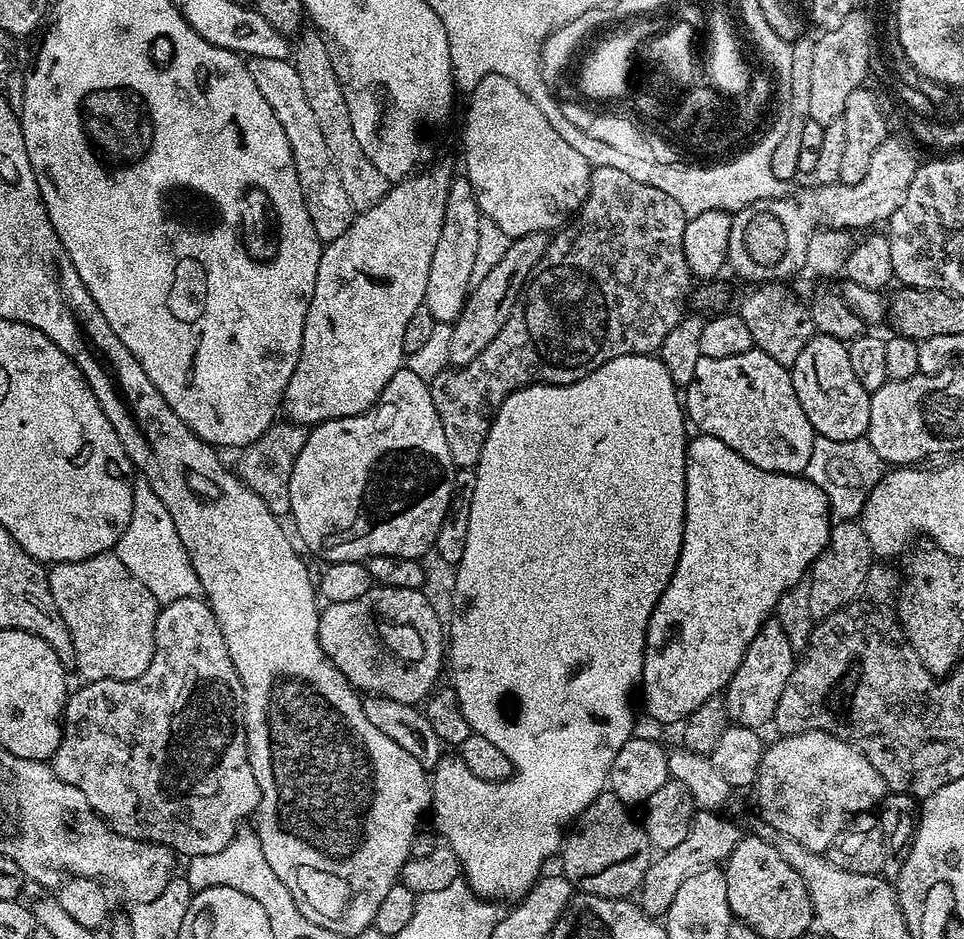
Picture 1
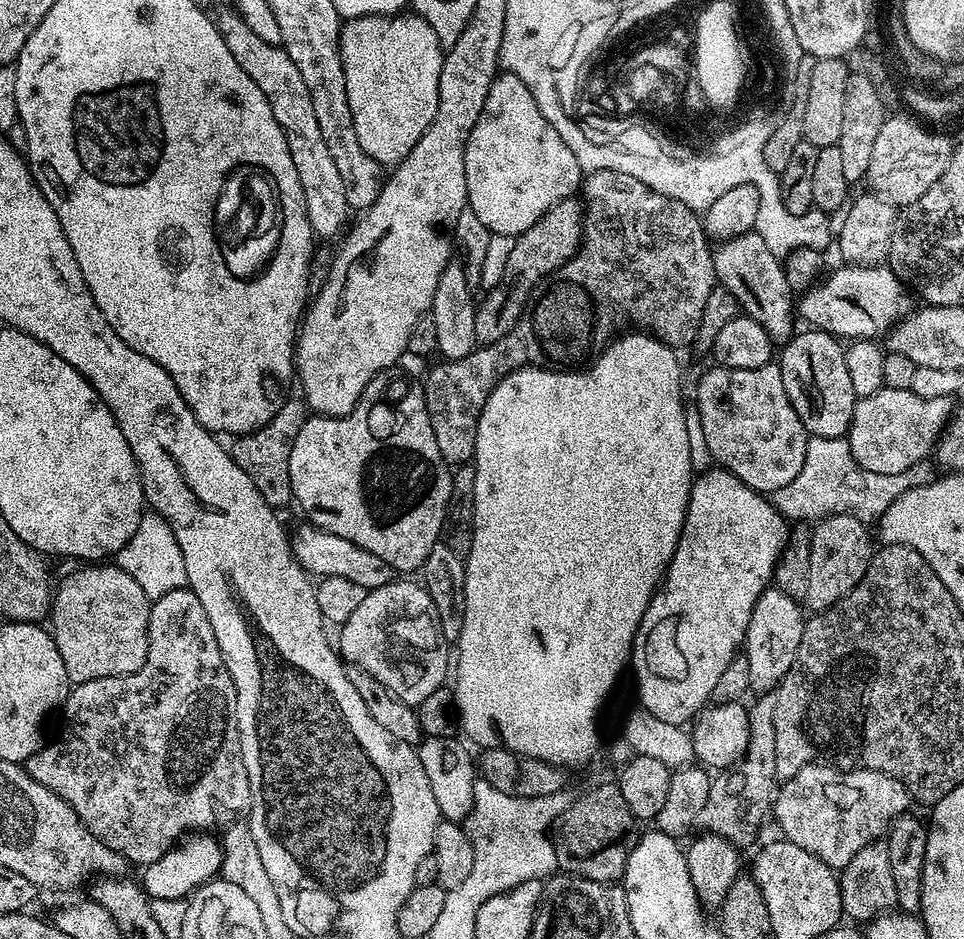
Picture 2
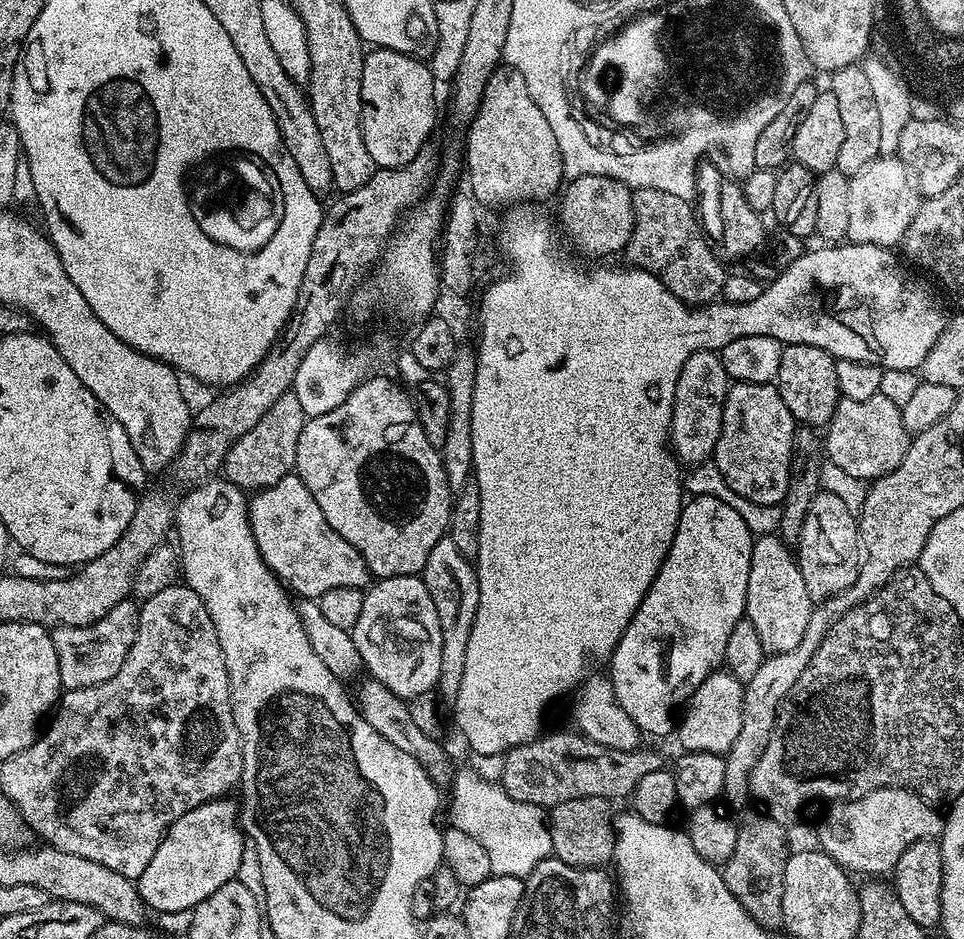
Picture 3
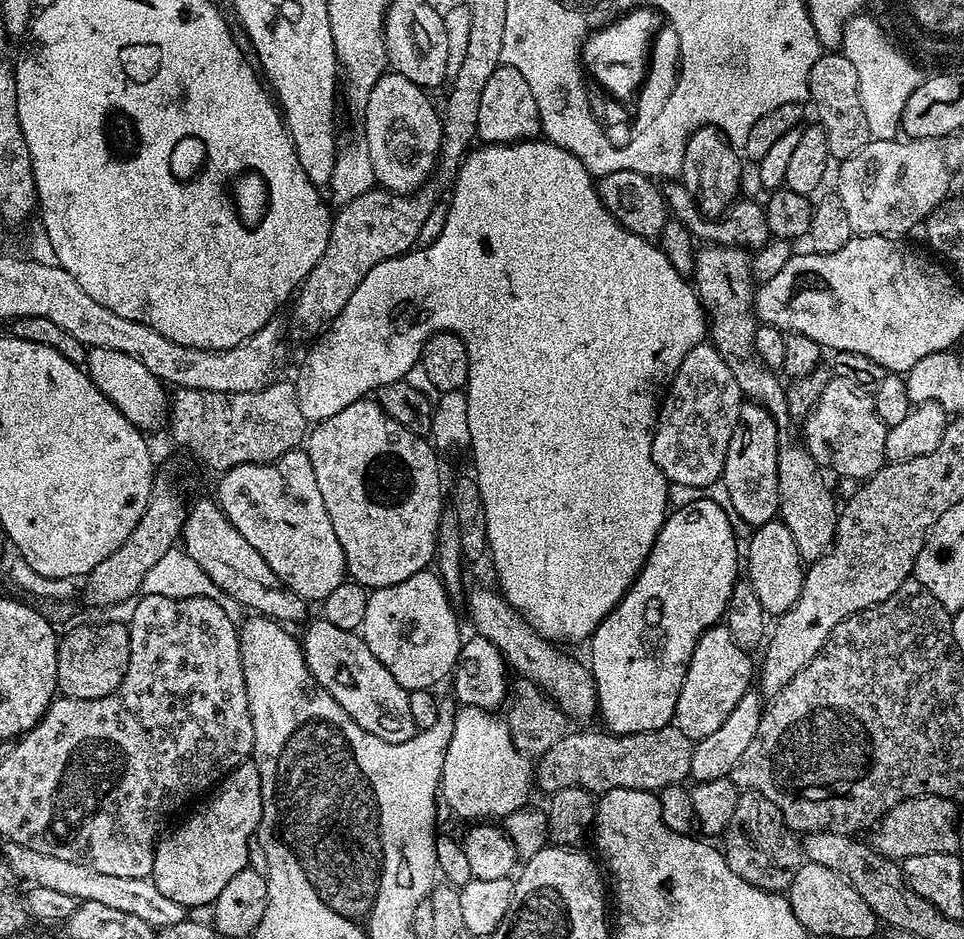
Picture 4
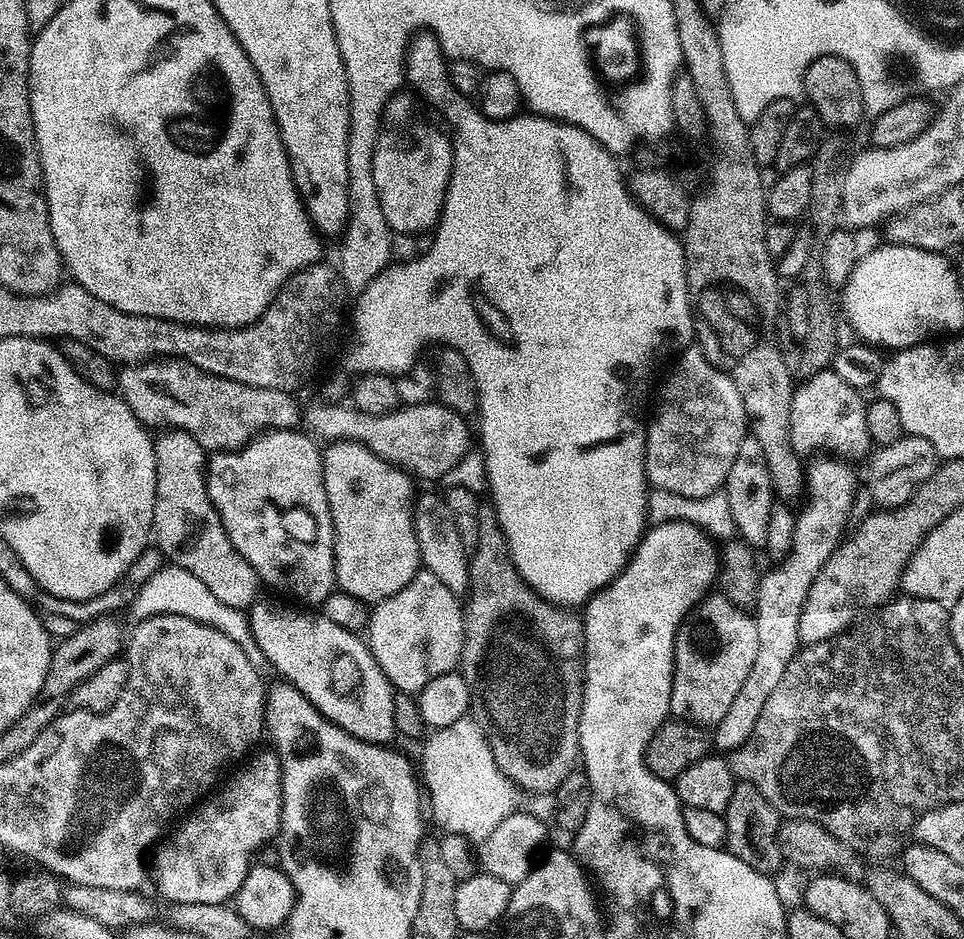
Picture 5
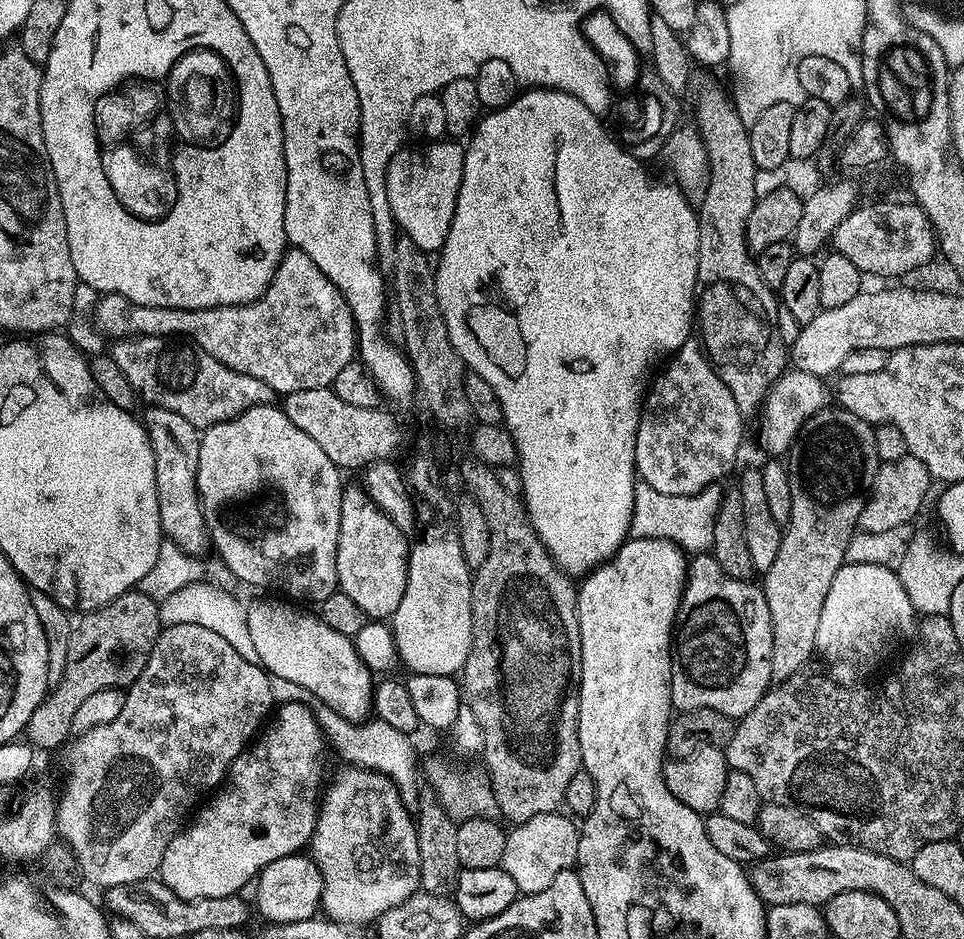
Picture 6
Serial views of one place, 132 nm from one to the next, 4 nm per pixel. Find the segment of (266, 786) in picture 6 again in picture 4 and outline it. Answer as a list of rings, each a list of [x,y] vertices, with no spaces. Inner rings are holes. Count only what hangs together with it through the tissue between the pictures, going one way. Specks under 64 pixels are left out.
[[[251,762],[238,765],[211,789],[208,798],[197,812],[189,814],[185,824],[178,825],[172,833],[169,831],[155,847],[150,879],[162,894],[182,902],[189,910],[195,910],[199,904],[211,905],[222,894],[226,882],[249,867],[248,843],[253,843],[262,818],[258,766]]]

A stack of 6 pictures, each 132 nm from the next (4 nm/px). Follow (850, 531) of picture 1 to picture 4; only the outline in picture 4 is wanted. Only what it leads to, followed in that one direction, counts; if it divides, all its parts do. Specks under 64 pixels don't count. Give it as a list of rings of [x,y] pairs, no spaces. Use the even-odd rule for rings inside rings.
[[[721,244],[701,247],[696,253],[694,287],[696,297],[703,304],[710,321],[710,343],[718,350],[718,354],[722,354],[726,366],[730,366],[734,382],[738,382],[741,393],[751,403],[761,404],[775,418],[777,428],[784,430],[780,434],[781,445],[778,450],[779,519],[790,530],[801,560],[821,560],[836,540],[838,500],[833,489],[828,489],[820,465],[803,443],[796,441],[795,444],[787,432],[788,427],[793,427],[794,421],[788,416],[785,385],[782,382],[780,384],[781,377],[756,357],[758,321],[754,311],[752,256],[745,249],[727,248]]]

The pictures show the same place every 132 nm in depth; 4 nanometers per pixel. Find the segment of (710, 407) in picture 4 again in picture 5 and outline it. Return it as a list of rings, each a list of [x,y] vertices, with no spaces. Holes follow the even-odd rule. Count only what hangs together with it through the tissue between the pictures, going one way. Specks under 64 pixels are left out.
[[[689,346],[683,349],[678,359],[680,361],[673,366],[672,373],[660,392],[656,413],[653,414],[652,421],[649,419],[646,424],[648,437],[644,472],[652,488],[670,490],[670,494],[682,494],[682,498],[706,498],[706,494],[714,494],[723,489],[730,474],[730,466],[734,466],[738,446],[742,446],[748,432],[748,419],[734,382],[730,382],[727,374],[706,359],[700,347]]]

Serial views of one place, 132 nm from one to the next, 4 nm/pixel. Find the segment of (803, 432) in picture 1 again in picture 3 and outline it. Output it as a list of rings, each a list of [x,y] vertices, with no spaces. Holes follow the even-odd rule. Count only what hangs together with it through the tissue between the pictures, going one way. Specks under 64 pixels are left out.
[[[729,383],[722,410],[722,430],[714,463],[726,486],[751,503],[782,505],[791,478],[792,447],[798,422],[790,414],[775,383]]]

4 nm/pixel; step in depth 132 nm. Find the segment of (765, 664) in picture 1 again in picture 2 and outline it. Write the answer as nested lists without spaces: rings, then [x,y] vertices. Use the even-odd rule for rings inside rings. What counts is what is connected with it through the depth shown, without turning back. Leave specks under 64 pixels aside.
[[[769,586],[758,598],[758,602],[754,602],[742,645],[742,654],[750,662],[753,693],[768,694],[780,685],[780,680],[794,662],[794,654],[798,654],[798,646],[802,646],[805,619],[806,612],[801,601],[775,586]]]

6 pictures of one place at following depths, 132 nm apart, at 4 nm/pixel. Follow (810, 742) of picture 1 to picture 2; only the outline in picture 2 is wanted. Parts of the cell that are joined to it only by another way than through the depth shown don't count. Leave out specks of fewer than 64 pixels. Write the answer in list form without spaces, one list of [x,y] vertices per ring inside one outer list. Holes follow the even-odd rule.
[[[817,762],[802,766],[798,774],[779,785],[770,816],[773,821],[776,819],[783,839],[839,870],[862,846],[887,837],[891,824],[909,811],[908,804],[908,787],[898,778],[890,778],[890,774],[855,766],[845,770]]]

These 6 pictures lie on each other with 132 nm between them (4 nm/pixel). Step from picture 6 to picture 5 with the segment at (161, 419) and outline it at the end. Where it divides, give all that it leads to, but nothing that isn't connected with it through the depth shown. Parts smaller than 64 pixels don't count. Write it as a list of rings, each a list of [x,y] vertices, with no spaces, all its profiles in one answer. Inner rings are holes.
[[[170,428],[155,437],[154,454],[156,497],[152,536],[163,559],[190,571],[226,605],[251,609],[261,595],[262,581],[254,566],[234,550],[234,542],[230,542],[218,510],[210,502],[204,448],[186,430]]]

